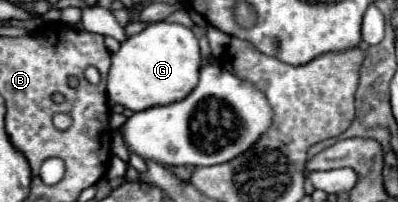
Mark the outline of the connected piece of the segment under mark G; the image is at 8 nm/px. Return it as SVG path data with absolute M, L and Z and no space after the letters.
M168 21L150 23L138 35L128 37L112 55L106 87L108 103L118 103L132 111L144 111L148 107L174 103L176 99L184 99L184 95L196 87L200 67L200 45L188 27Z

